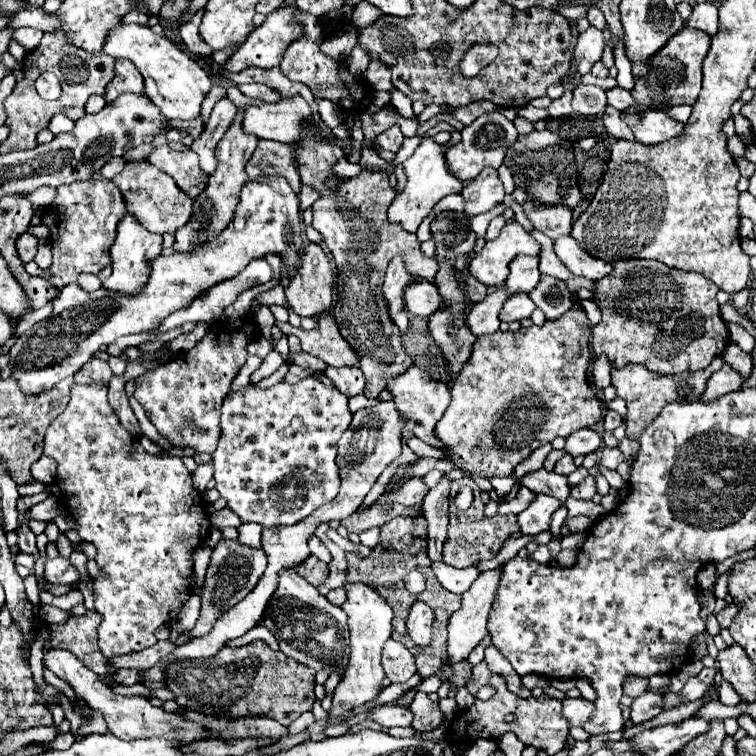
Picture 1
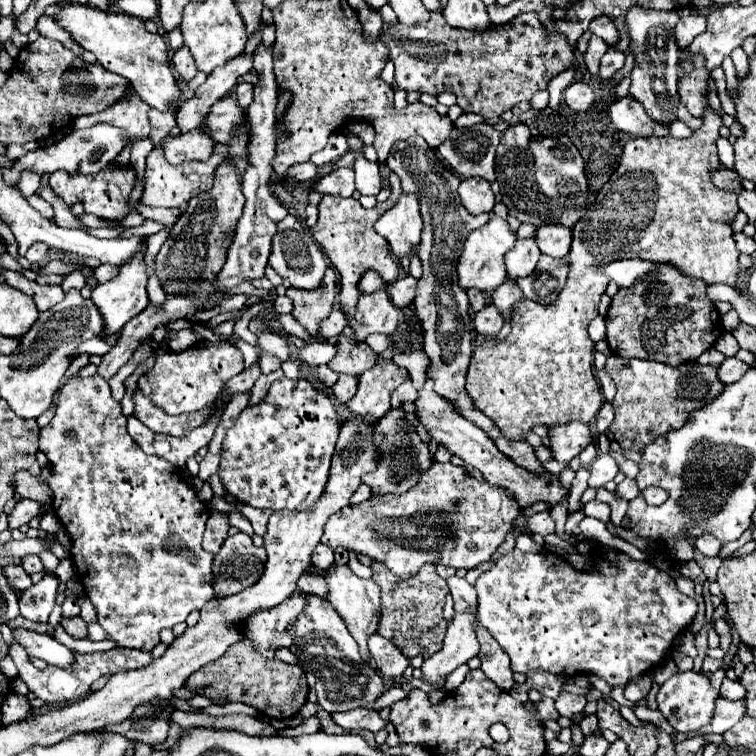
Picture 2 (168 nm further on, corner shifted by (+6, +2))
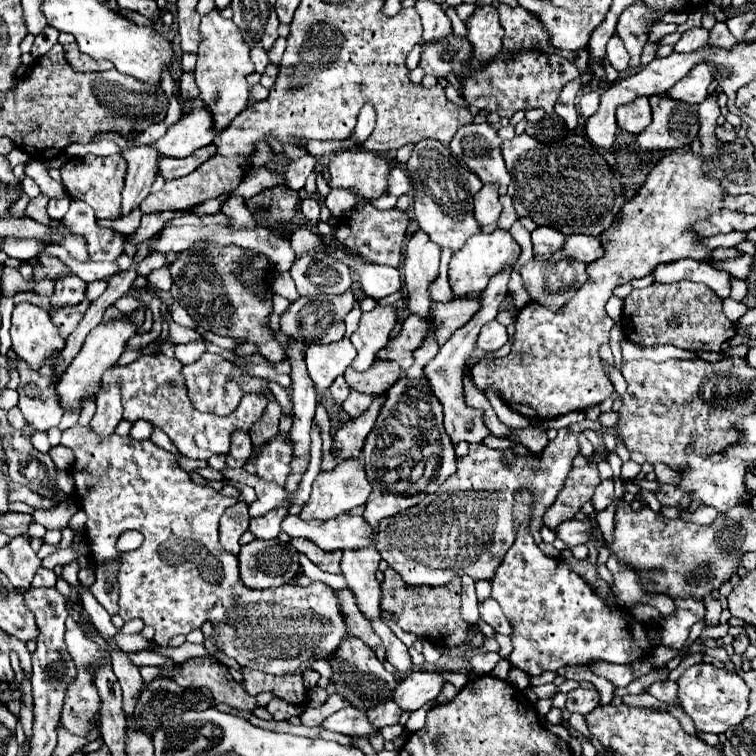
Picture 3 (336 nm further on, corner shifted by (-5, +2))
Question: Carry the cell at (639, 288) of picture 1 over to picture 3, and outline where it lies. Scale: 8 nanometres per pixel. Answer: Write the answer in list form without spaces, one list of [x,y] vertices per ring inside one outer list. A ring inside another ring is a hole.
[[[653,283],[645,289],[633,289],[625,297],[621,327],[625,339],[641,347],[675,345],[689,351],[721,351],[721,345],[737,333],[721,305],[723,299],[703,283]]]

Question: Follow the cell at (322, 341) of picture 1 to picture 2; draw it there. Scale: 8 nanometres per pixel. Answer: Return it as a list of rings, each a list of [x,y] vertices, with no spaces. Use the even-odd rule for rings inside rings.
[[[346,335],[338,337],[338,355],[328,363],[328,367],[336,373],[346,373],[346,375],[362,375],[366,369],[370,369],[376,363],[378,355],[362,343],[360,347],[352,347],[352,337],[348,339]]]

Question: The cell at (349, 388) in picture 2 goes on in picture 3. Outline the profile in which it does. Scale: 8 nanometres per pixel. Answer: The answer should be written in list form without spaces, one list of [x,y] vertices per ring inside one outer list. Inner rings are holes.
[[[351,391],[341,407],[349,413],[349,417],[357,417],[357,415],[361,415],[371,405],[371,401],[373,401],[371,395],[363,395],[359,391]]]

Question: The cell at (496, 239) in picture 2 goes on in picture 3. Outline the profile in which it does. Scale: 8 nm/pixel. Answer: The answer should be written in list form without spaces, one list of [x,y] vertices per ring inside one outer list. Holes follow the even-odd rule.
[[[495,229],[489,235],[481,233],[469,237],[465,247],[459,253],[455,253],[449,263],[449,285],[453,289],[453,295],[455,297],[479,295],[487,287],[489,279],[495,277],[499,271],[503,271],[503,267],[507,267],[507,263],[511,263],[511,259],[517,259],[519,255],[521,255],[519,243],[505,229]]]

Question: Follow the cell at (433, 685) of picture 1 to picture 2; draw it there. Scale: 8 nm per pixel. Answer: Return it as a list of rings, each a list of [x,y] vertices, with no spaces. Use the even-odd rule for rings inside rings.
[[[390,687],[374,705],[372,705],[372,709],[374,711],[382,711],[382,709],[388,709],[388,707],[392,707],[394,703],[398,703],[400,699],[404,699],[404,691],[402,691],[402,687]]]

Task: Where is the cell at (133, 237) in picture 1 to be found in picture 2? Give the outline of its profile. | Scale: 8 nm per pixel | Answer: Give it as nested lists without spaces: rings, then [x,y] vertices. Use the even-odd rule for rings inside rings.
[[[136,255],[136,259],[132,259],[132,263],[118,267],[118,275],[114,279],[98,285],[92,291],[92,303],[96,305],[96,309],[100,311],[100,315],[104,319],[104,329],[100,333],[100,339],[108,339],[110,335],[116,335],[132,317],[136,317],[140,311],[146,309],[146,305],[148,305],[146,281],[148,279],[146,279],[144,255]]]

